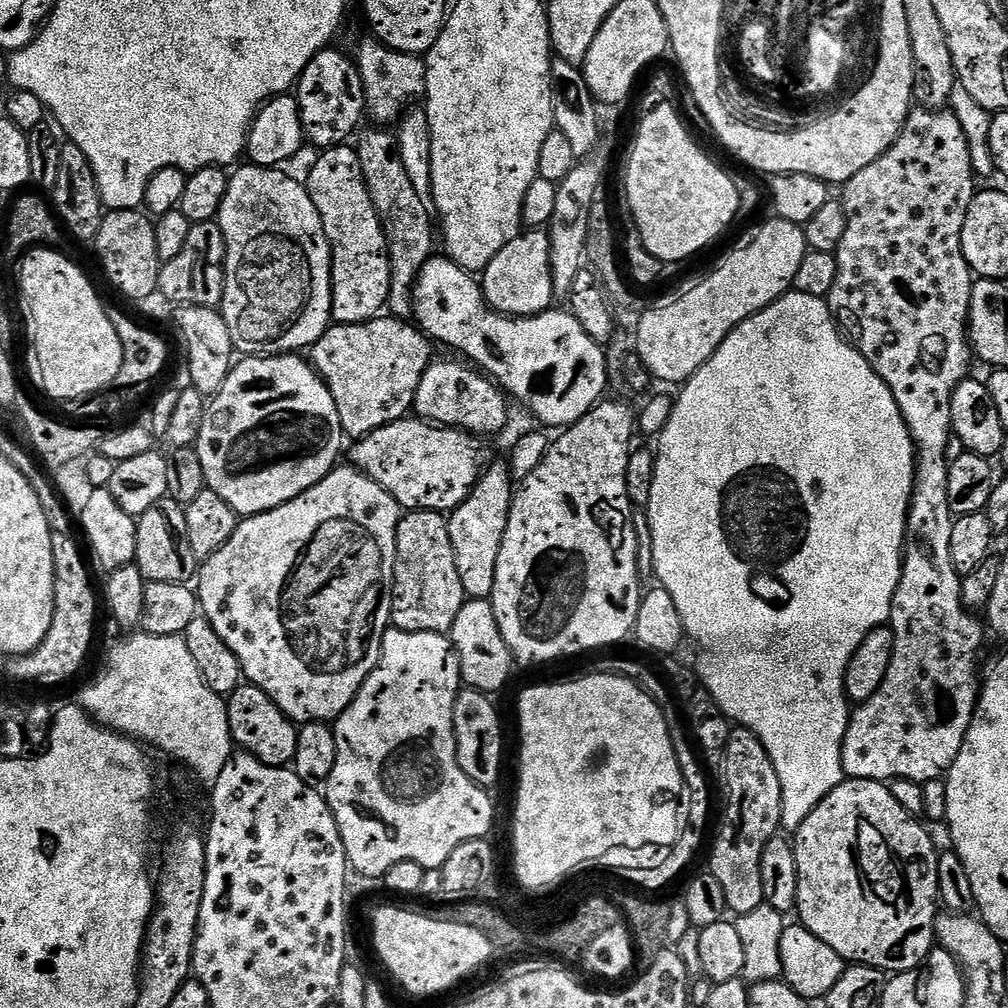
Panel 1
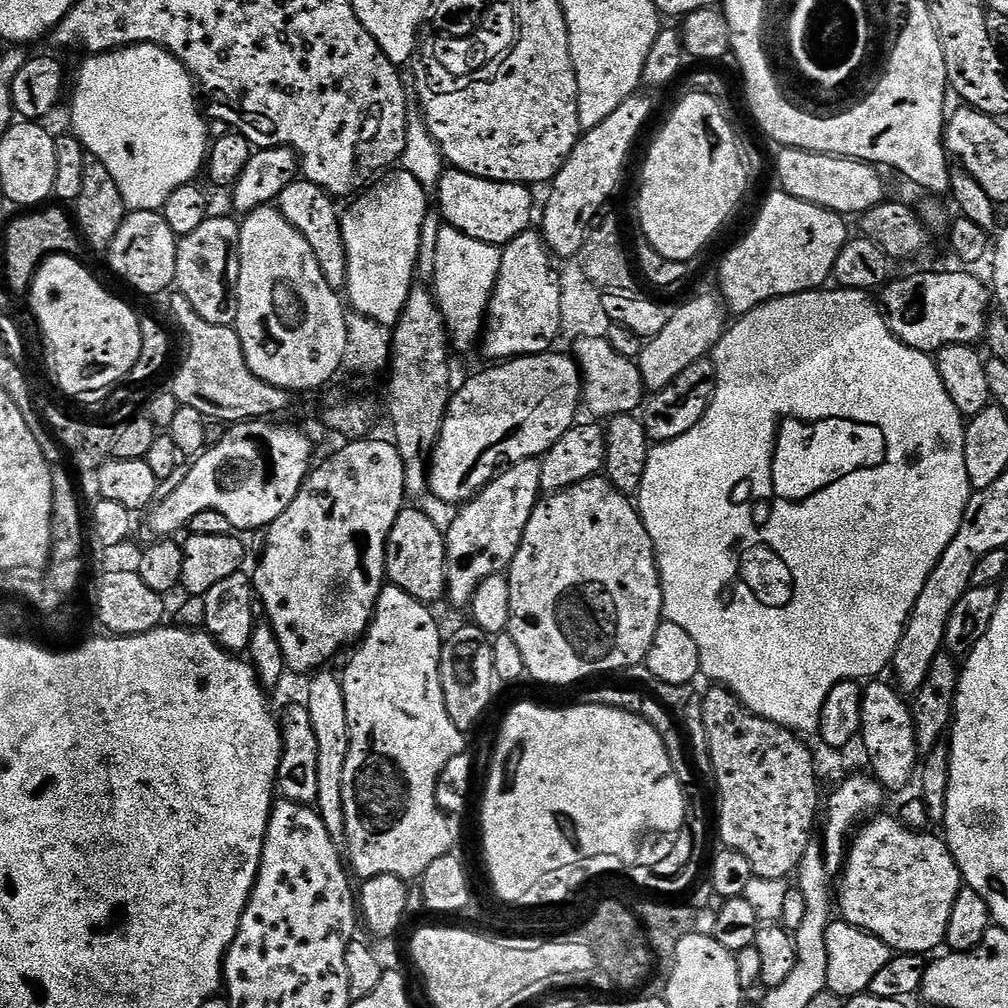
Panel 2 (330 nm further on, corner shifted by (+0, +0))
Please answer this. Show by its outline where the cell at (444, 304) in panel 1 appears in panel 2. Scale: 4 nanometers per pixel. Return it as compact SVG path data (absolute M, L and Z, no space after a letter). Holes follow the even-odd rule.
M584 334L575 342L574 356L580 365L580 375L584 378L583 407L589 408L596 416L604 416L603 418L635 413L646 400L639 363L622 358L603 336Z

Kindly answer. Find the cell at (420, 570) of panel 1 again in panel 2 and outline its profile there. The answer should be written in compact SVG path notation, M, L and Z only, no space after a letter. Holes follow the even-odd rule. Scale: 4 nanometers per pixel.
M405 506L388 535L388 558L386 576L391 584L406 590L429 606L435 600L443 601L448 591L448 542L439 528L420 508Z

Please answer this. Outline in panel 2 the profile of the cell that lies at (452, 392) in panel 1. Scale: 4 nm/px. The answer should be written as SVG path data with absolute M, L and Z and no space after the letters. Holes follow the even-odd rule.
M529 230L518 234L510 243L503 245L498 266L496 289L492 292L492 300L488 303L488 314L484 321L482 332L482 345L489 361L503 362L515 360L518 356L533 356L543 352L553 351L555 342L562 336L561 299L562 286L561 273L554 265L554 257L548 251L543 235L539 231Z

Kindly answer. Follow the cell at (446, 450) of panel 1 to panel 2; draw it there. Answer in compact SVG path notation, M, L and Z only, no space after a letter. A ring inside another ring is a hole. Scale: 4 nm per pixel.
M559 350L534 354L533 356L518 356L515 360L506 360L497 363L495 366L488 366L492 368L486 369L485 372L474 373L461 388L459 385L448 401L446 418L442 422L442 430L438 434L438 442L432 451L432 459L428 465L428 492L431 495L436 495L444 504L463 506L468 501L473 500L505 466L511 466L523 460L534 460L543 457L544 453L550 450L550 446L554 446L554 442L558 442L558 438L562 438L562 434L566 434L566 430L570 430L572 425L577 423L578 416L576 416L576 411L581 411L582 408L584 378L580 375L579 363L569 353L568 356L564 352L559 352Z

